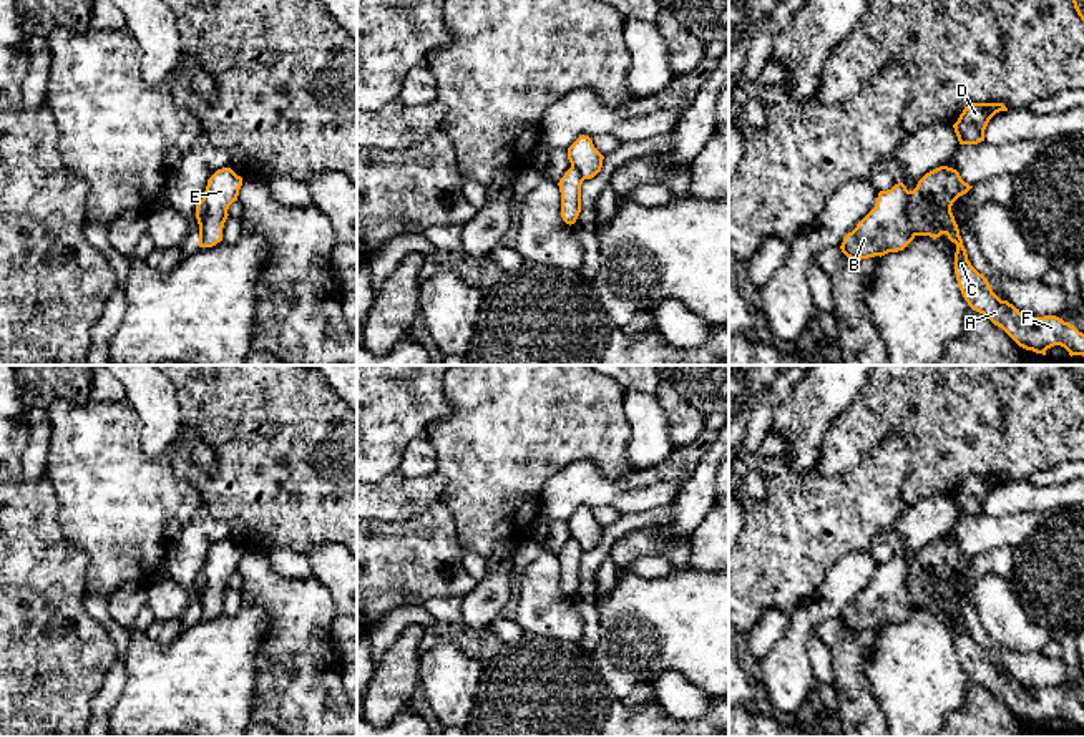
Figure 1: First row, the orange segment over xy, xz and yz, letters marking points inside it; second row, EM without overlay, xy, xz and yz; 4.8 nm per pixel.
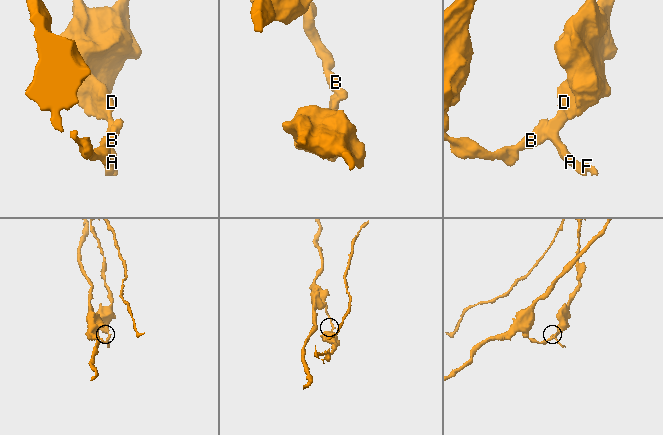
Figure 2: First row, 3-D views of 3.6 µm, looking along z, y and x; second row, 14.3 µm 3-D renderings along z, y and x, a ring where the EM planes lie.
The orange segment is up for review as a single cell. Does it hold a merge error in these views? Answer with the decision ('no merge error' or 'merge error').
merge error

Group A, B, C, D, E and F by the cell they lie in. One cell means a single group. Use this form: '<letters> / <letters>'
A C D F / B E

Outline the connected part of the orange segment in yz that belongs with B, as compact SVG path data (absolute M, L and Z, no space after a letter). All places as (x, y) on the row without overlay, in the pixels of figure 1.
M903 554L880 563L875 579L843 609L842 624L862 632L903 622L915 611L906 584L911 564Z

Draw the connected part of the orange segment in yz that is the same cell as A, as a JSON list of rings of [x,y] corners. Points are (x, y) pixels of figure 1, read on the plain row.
[[[940,538],[926,544],[906,576],[913,606],[933,611],[946,606],[956,616],[955,646],[964,672],[1001,699],[1019,719],[1046,727],[1047,720],[1061,717],[1071,729],[1084,729],[1082,704],[1056,687],[1024,689],[1013,676],[1001,672],[988,651],[971,637],[951,584],[953,574],[971,559],[953,539]]]

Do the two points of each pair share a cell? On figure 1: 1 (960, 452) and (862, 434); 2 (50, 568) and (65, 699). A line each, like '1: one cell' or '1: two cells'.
1: one cell
2: one cell

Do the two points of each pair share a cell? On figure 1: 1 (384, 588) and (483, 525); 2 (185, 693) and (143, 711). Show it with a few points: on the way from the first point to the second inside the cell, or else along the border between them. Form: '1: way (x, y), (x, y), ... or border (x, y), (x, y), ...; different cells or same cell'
1: border (444, 505), (454, 520), (457, 541), (465, 550); different cells
2: way (175, 693), (168, 693), (153, 707); same cell

